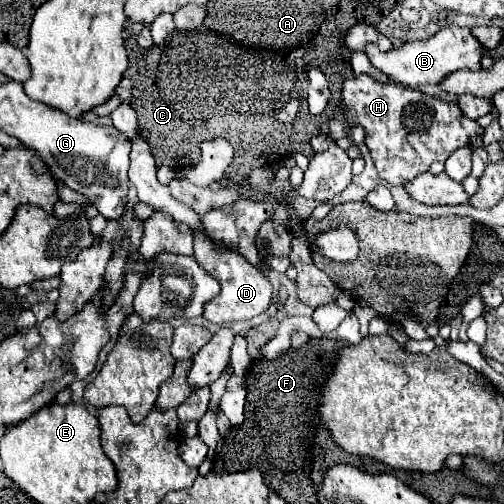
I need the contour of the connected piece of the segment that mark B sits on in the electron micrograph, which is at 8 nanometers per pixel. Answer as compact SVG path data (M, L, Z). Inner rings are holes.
M444 27L436 35L424 41L410 41L404 43L400 49L382 53L378 47L368 45L366 55L370 63L386 73L390 79L396 79L406 85L418 85L418 83L430 83L436 85L440 83L448 73L458 71L458 69L470 69L470 71L480 71L480 61L486 55L486 49L476 43L472 31L468 27Z

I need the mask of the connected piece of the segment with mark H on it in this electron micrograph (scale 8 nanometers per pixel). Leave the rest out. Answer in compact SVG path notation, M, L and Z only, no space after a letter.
M368 75L344 81L344 111L330 119L330 137L346 137L344 127L360 123L366 129L366 145L378 175L388 185L404 185L418 173L428 171L434 161L444 161L452 151L468 147L474 135L484 135L484 127L470 121L450 103L398 85L378 83Z

